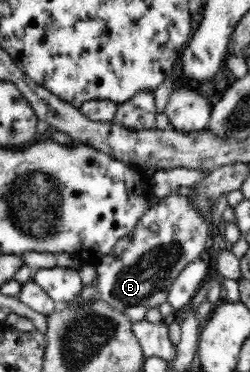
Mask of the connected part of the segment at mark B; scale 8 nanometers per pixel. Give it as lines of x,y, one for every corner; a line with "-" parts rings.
169,196
145,211
131,233
118,239
110,253
95,264
99,277
99,298
128,318
129,322
145,320
147,310
159,308
168,299
173,281
188,267
205,258
208,223
196,213
188,197

